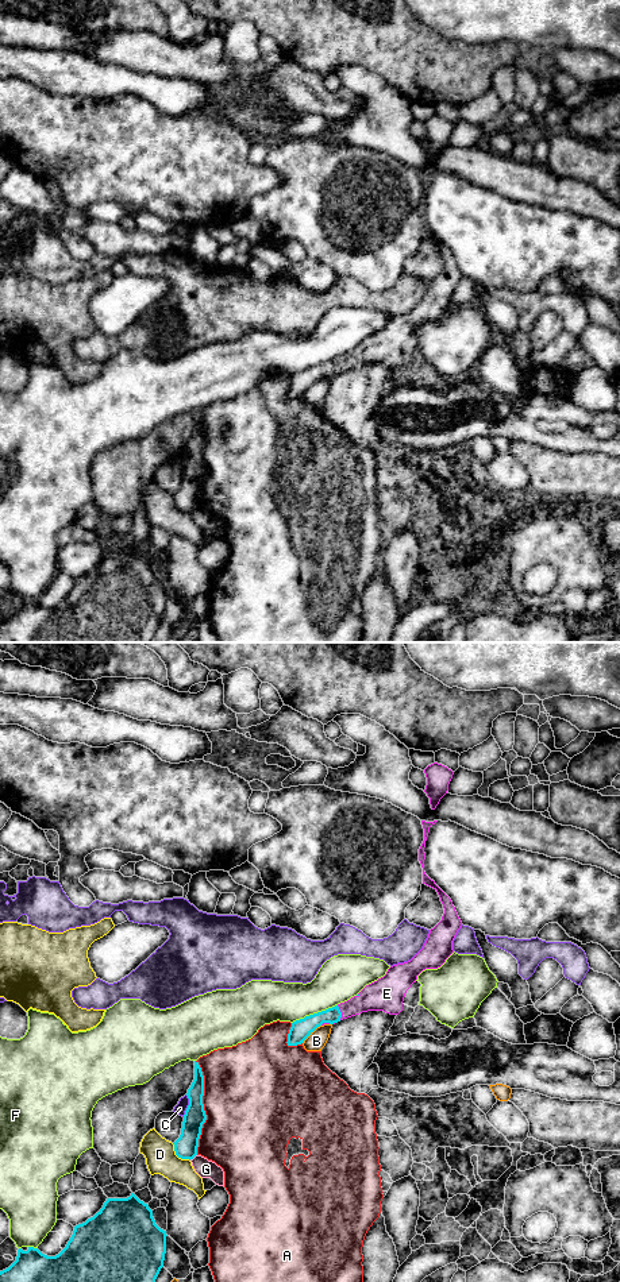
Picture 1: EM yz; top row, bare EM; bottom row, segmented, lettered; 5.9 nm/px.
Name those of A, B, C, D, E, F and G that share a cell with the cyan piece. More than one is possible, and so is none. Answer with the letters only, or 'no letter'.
E

